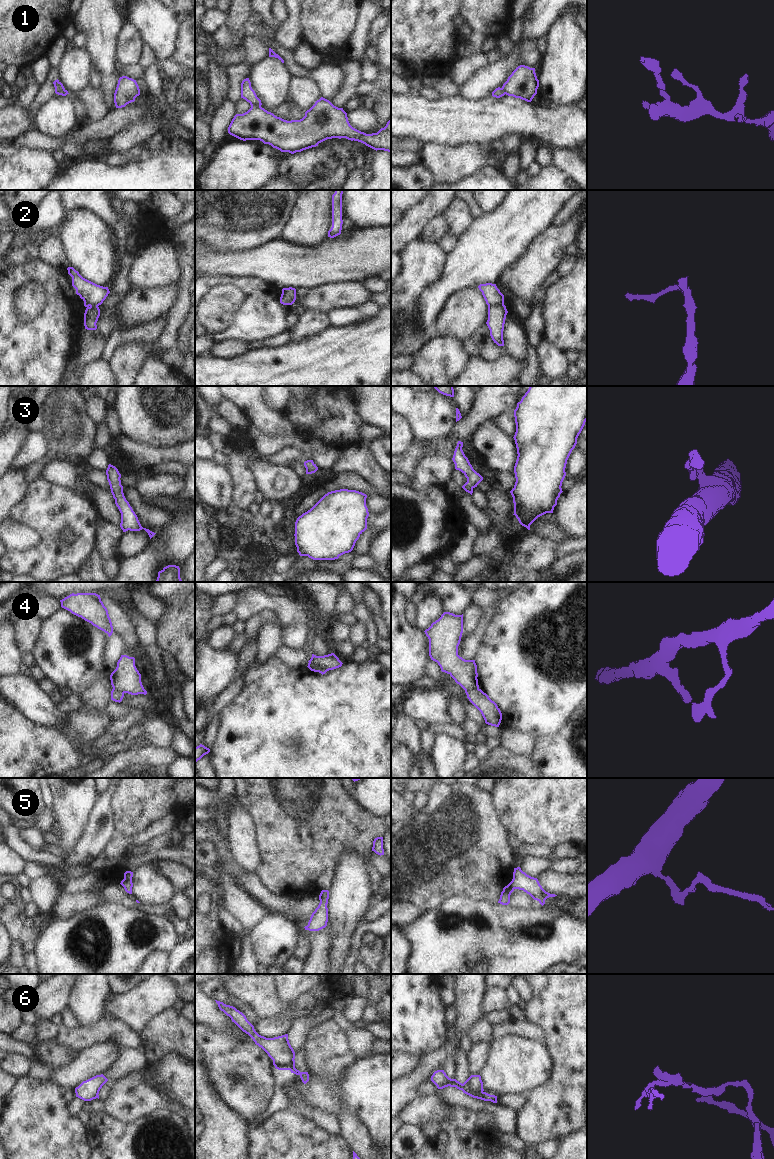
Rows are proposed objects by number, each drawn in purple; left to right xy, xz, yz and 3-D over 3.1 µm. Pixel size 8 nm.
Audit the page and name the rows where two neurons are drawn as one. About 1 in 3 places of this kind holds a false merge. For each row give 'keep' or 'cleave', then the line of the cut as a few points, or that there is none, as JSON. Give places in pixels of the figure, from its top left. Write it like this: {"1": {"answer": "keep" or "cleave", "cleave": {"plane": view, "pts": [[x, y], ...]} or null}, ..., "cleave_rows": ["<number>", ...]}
{"1": {"answer": "cleave", "cleave": {"plane": "xz", "pts": [[251, 105], [258, 105], [260, 107]]}}, "2": {"answer": "cleave", "cleave": {"plane": "yz", "pts": [[503, 304], [493, 304], [488, 307]]}}, "3": {"answer": "keep", "cleave": null}, "4": {"answer": "cleave", "cleave": {"plane": "xz", "pts": [[313, 655], [314, 667], [319, 671], [326, 671]]}}, "5": {"answer": "keep", "cleave": null}, "6": {"answer": "cleave", "cleave": {"plane": "xz", "pts": [[294, 1060], [289, 1069]]}}, "cleave_rows": ["1", "2", "4", "6"]}

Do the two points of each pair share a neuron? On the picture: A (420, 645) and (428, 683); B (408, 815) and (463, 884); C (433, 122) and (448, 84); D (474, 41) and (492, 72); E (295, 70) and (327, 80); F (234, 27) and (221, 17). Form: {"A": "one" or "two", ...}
{"A": "two", "B": "two", "C": "two", "D": "two", "E": "one", "F": "two"}

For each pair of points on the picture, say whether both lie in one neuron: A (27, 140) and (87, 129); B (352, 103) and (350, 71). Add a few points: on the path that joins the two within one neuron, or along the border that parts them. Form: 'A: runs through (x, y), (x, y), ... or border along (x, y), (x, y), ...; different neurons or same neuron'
A: runs through (42, 142), (59, 142), (63, 139), (72, 138); same neuron
B: border along (354, 95), (342, 107); different neurons

